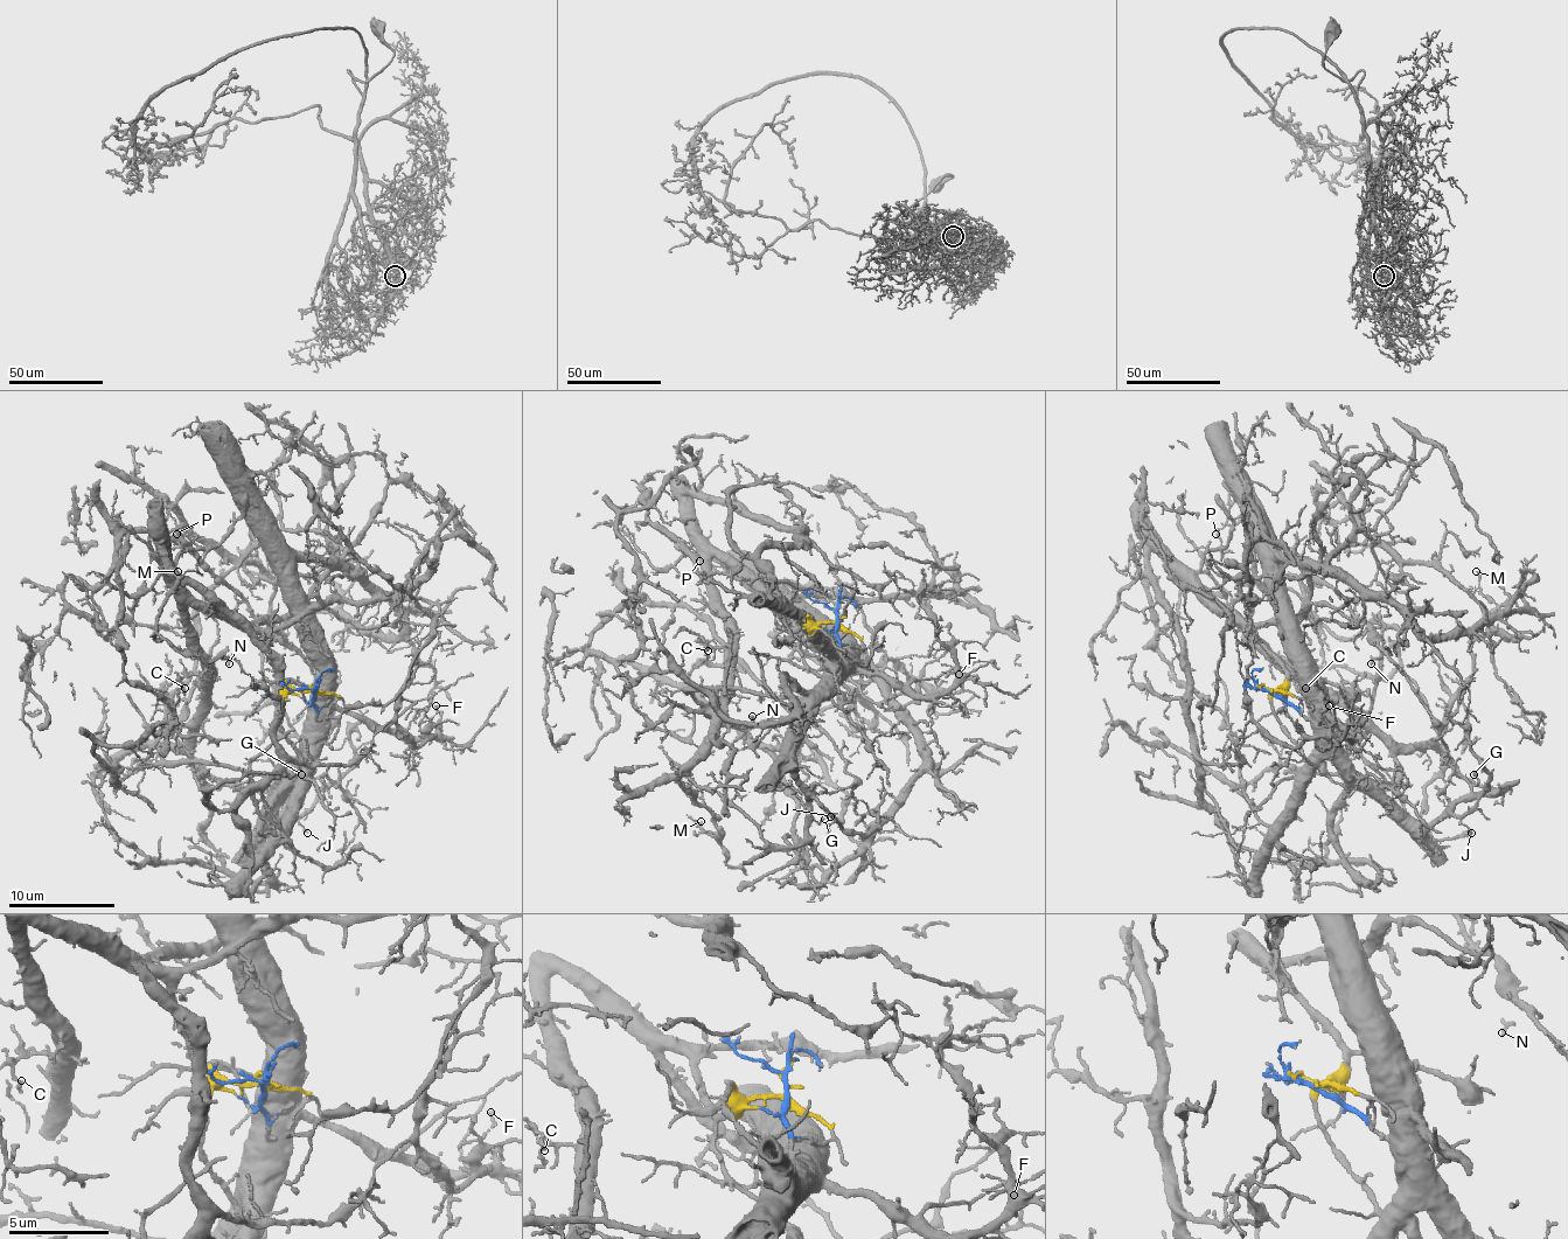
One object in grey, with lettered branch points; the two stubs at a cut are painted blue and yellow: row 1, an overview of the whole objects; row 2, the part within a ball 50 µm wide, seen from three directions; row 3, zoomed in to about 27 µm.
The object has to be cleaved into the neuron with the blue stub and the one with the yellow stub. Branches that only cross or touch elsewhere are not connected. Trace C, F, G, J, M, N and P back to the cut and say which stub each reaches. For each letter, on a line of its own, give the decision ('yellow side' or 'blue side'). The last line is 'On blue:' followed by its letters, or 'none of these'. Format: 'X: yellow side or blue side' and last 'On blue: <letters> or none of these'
C: yellow side
F: blue side
G: blue side
J: blue side
M: yellow side
N: blue side
P: yellow side
On blue: F, G, J, N

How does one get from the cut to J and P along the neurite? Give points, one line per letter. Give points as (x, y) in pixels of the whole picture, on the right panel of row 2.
J: (1266, 688), (1290, 701), (1410, 821), (1436, 823), (1448, 816), (1455, 816), (1471, 832)
P: (1266, 688), (1276, 690), (1284, 680), (1284, 667), (1199, 586), (1199, 562), (1218, 547), (1215, 533)

